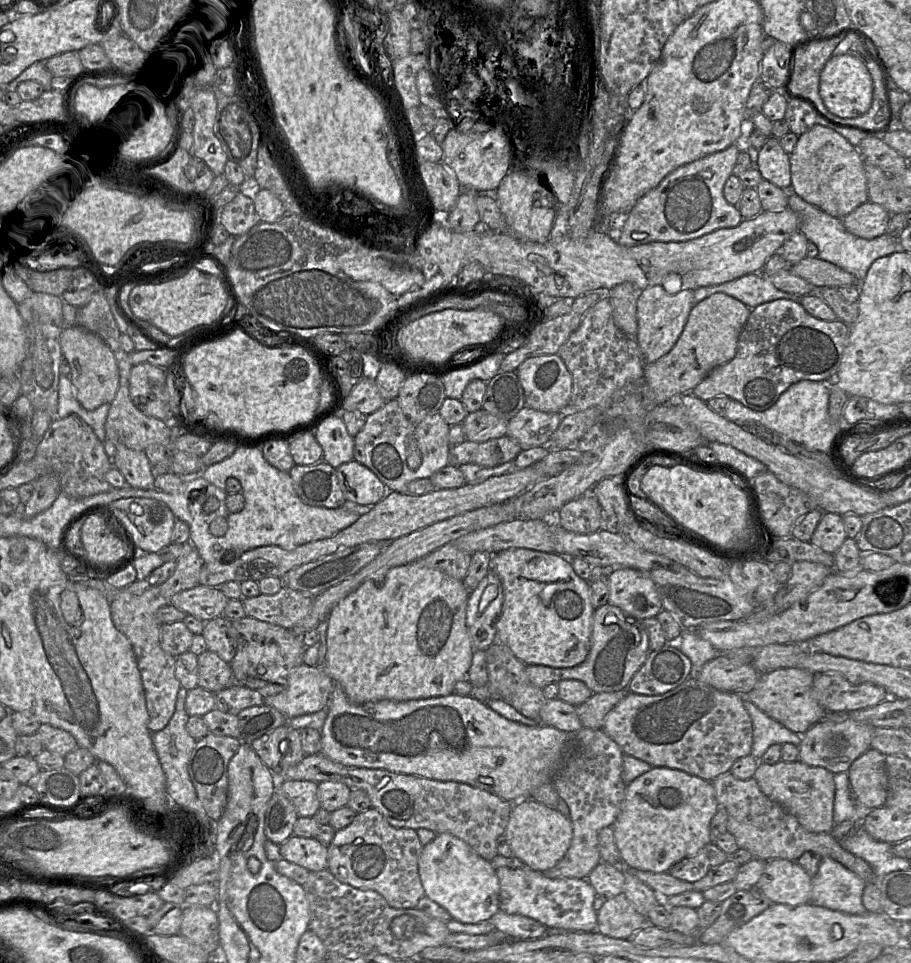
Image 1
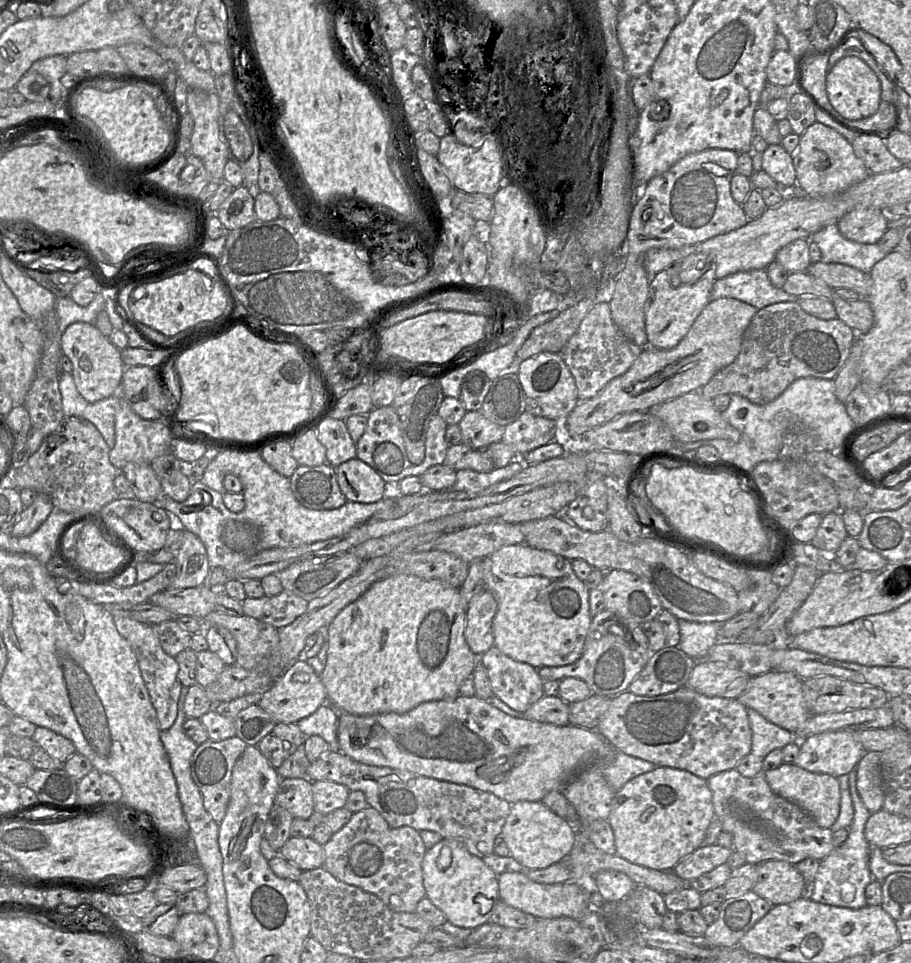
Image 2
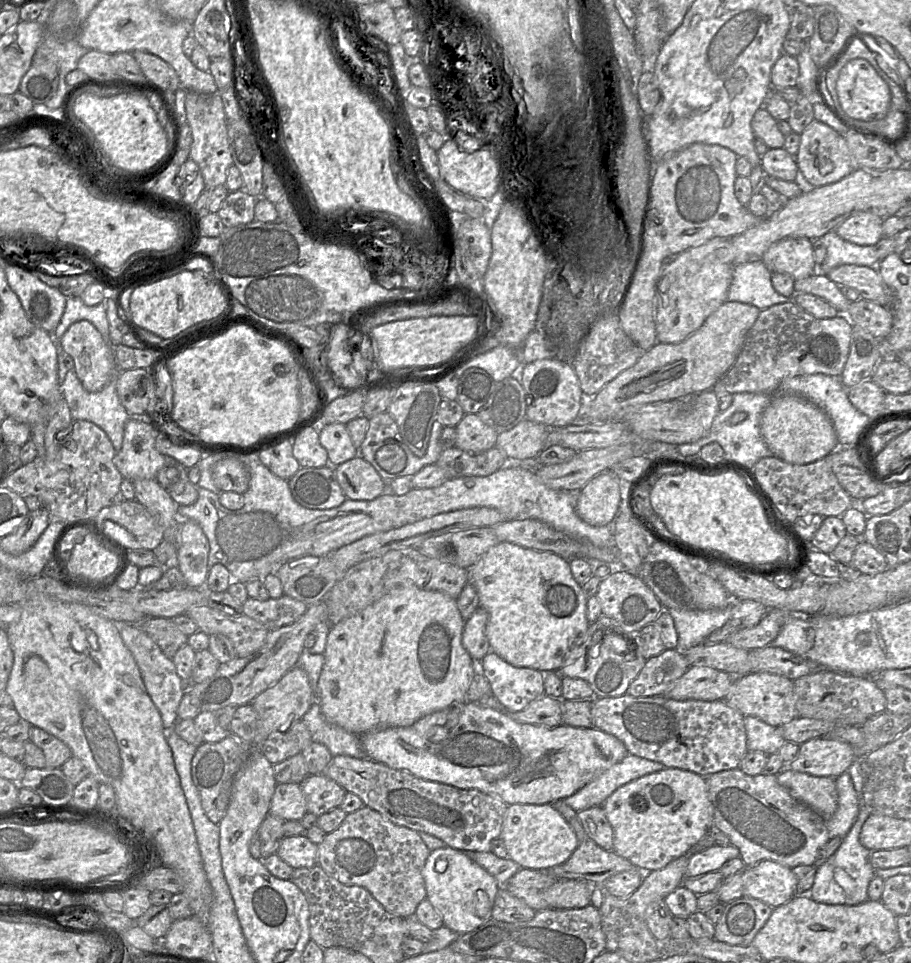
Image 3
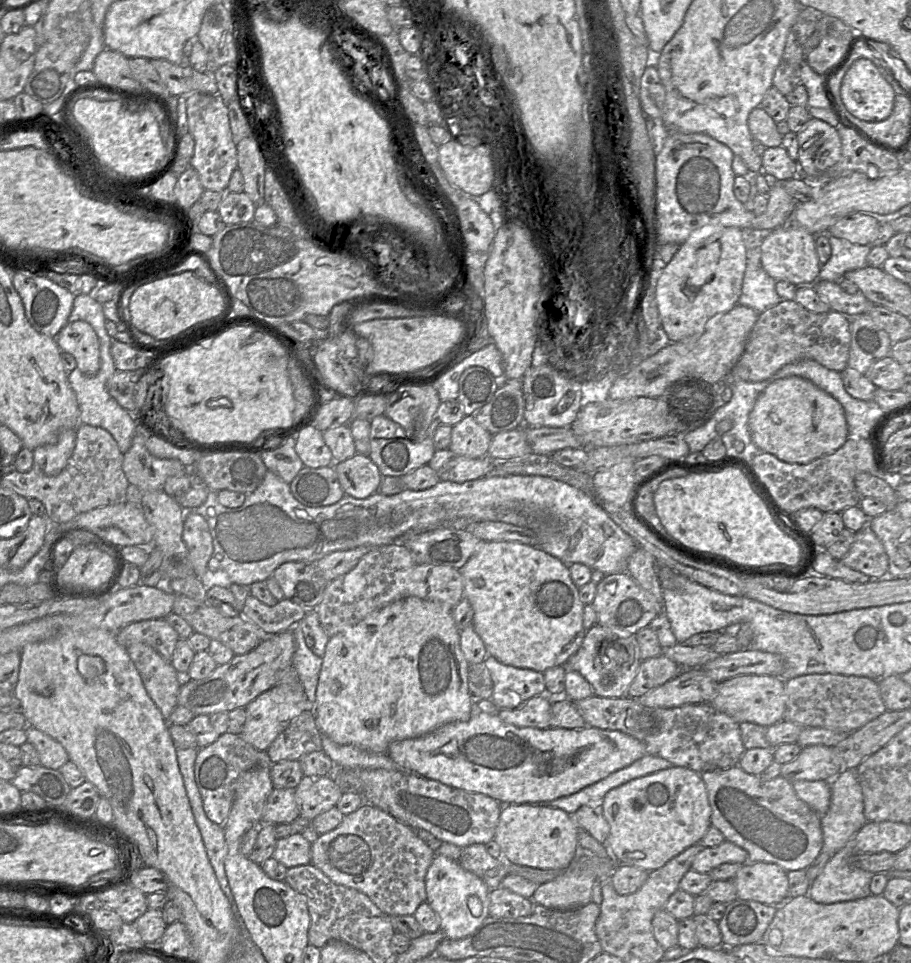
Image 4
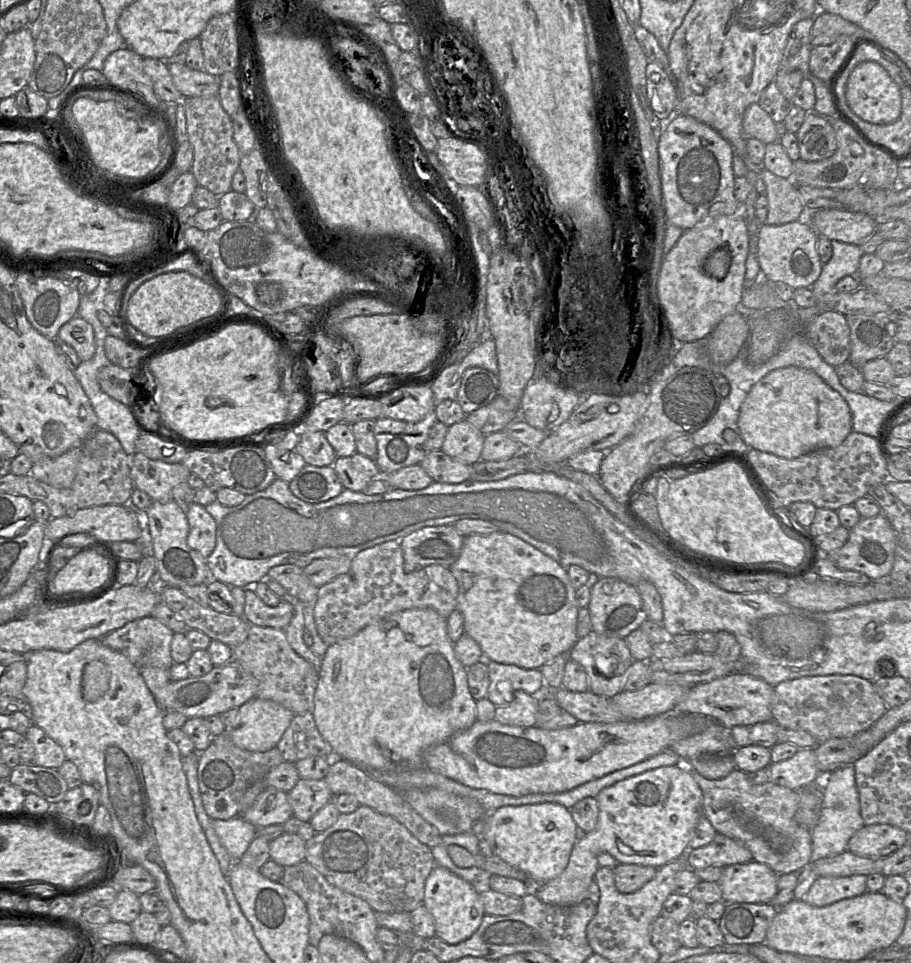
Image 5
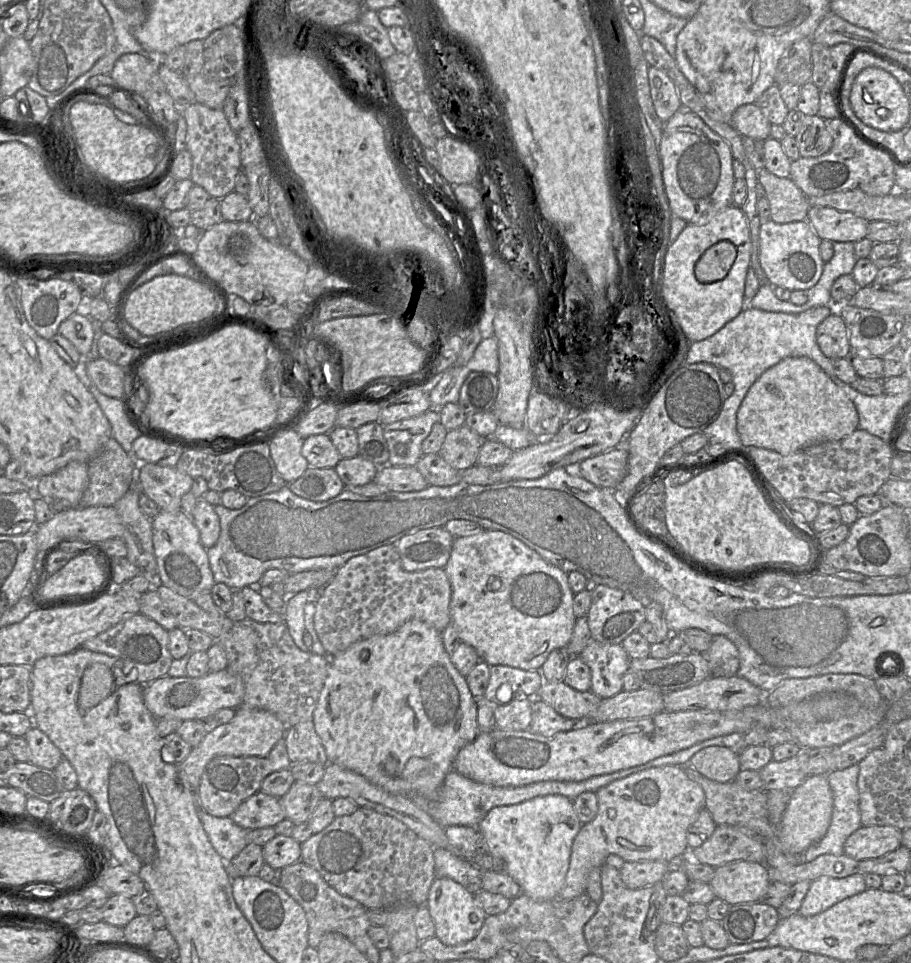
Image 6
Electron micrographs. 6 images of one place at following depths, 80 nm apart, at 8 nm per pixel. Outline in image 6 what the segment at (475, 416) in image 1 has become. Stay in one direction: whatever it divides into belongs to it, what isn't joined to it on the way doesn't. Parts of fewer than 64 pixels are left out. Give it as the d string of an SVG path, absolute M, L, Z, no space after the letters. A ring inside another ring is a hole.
M465 424L447 432L438 454L454 469L463 471L476 464L483 438Z

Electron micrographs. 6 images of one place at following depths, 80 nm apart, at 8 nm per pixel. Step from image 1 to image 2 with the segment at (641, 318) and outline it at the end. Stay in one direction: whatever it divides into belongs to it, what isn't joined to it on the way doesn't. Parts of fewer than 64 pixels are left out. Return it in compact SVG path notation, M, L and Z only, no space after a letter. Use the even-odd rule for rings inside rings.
M690 254L675 262L673 267L656 274L649 284L645 303L645 329L650 347L669 350L678 345L695 319L710 302L710 293L716 280L714 260L708 254ZM674 270L680 272L681 286L670 285Z

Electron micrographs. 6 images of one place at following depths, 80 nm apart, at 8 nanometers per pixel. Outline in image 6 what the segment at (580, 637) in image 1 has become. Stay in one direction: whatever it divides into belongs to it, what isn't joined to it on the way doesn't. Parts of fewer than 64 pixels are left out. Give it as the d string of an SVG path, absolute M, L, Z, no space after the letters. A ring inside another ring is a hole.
M483 530L471 536L455 537L449 560L443 569L451 585L450 622L454 624L461 642L473 647L480 661L485 662L490 667L503 665L526 671L540 671L553 650L567 647L576 622L573 612L574 593L568 583L568 574L545 561L537 552L529 548L522 541L498 530Z

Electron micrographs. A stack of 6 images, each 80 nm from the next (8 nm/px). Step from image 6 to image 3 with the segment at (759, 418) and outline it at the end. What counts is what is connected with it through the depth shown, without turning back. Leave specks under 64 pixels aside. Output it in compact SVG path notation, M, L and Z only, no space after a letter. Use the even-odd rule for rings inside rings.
M795 394L782 395L769 403L762 415L761 435L773 456L791 464L815 462L838 448L837 436L828 415Z

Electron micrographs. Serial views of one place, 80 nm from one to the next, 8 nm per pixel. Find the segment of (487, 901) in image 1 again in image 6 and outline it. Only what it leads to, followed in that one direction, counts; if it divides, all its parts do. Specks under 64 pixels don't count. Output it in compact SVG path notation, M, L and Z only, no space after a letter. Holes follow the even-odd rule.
M436 878L433 881L425 905L435 925L435 936L448 946L464 944L475 938L487 916L475 902L474 895L449 878Z

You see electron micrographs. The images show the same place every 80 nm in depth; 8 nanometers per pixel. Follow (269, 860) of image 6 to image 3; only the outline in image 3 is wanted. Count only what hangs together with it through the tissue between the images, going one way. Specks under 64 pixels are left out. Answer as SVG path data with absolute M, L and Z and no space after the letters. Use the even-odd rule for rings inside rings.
M306 835L288 837L283 838L276 854L294 870L311 868L317 865L318 846Z

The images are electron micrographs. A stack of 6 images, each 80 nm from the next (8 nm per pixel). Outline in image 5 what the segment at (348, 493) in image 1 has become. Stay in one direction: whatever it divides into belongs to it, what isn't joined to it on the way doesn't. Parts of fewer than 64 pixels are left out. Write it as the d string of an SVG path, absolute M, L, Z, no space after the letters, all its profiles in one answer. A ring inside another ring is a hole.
M358 452L348 457L337 457L332 466L344 489L353 492L362 492L373 479L381 475L375 460Z

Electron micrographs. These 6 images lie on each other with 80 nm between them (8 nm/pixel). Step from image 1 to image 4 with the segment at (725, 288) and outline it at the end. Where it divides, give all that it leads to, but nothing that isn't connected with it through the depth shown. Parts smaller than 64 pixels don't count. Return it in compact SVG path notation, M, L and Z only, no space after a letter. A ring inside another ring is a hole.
M760 248L748 251L747 265L743 276L738 304L762 313L784 301L775 289L775 279L763 269L760 262Z

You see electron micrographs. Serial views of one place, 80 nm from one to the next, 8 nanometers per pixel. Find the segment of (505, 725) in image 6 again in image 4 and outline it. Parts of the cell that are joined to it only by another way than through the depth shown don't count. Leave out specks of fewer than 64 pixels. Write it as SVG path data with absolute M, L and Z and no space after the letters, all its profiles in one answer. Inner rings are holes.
M547 693L530 698L516 709L500 709L498 717L506 724L518 728L549 728L551 697Z

